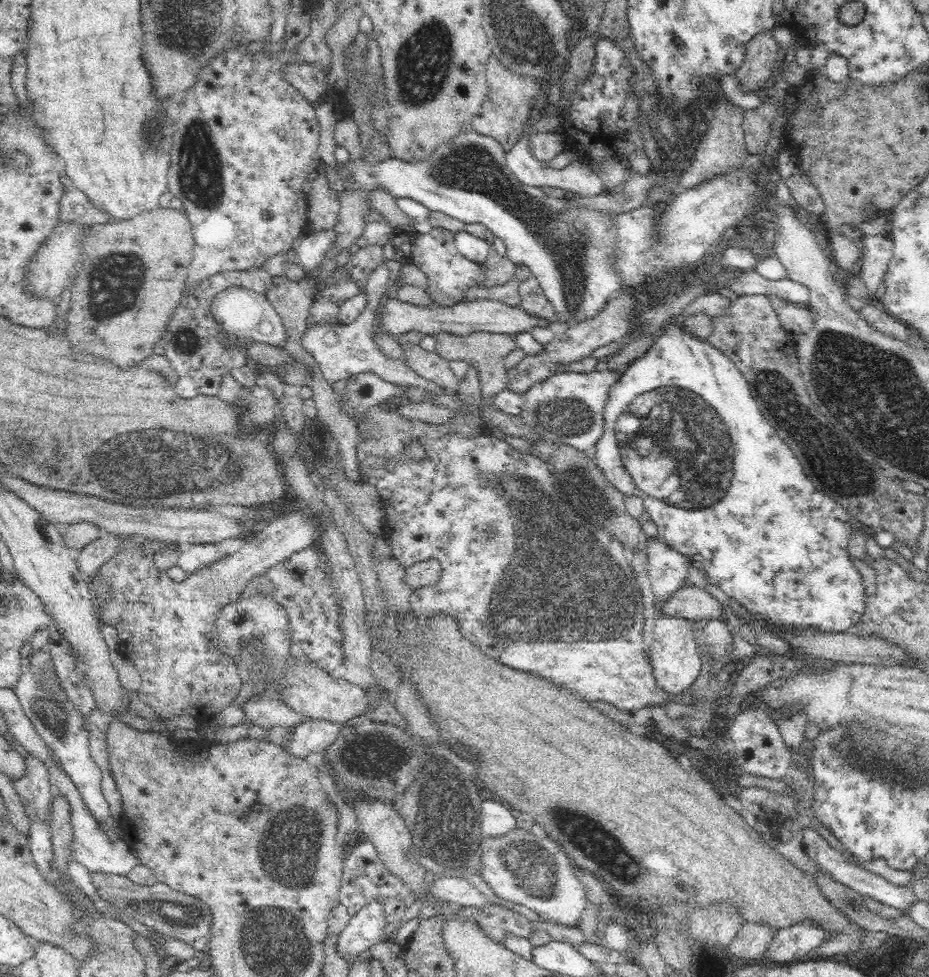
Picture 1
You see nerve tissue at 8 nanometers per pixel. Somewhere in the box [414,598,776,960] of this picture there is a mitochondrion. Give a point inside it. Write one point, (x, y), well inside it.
(446, 827)

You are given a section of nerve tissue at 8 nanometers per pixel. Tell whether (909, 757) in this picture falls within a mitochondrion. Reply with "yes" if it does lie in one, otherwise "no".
yes

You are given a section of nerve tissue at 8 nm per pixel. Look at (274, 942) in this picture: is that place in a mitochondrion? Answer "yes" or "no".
yes

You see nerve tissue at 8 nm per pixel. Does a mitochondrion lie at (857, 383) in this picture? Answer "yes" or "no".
yes

